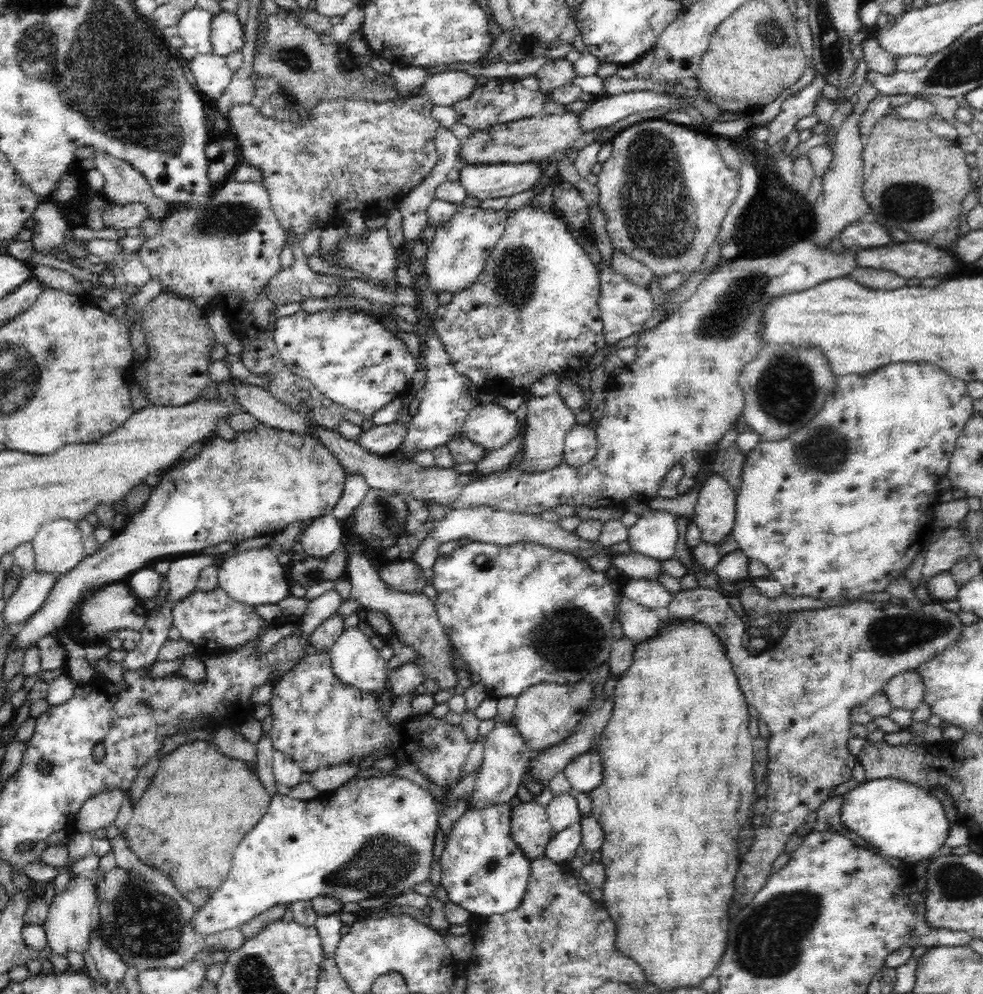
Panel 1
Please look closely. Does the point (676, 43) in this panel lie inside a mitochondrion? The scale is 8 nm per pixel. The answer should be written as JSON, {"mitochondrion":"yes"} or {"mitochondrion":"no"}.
{"mitochondrion":"no"}

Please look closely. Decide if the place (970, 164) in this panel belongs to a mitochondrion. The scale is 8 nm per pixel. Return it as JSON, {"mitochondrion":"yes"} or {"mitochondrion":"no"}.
{"mitochondrion":"no"}

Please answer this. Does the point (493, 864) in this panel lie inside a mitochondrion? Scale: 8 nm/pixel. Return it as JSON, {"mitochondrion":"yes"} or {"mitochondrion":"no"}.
{"mitochondrion":"yes"}

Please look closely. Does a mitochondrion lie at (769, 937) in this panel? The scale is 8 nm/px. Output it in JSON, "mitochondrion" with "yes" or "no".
{"mitochondrion":"yes"}

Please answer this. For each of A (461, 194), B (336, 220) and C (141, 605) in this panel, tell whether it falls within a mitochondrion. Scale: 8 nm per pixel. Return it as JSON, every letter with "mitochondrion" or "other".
{"A":"other","B":"other","C":"other"}

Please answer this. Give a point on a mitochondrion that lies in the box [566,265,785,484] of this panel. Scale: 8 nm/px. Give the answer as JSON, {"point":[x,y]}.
{"point":[724,319]}

